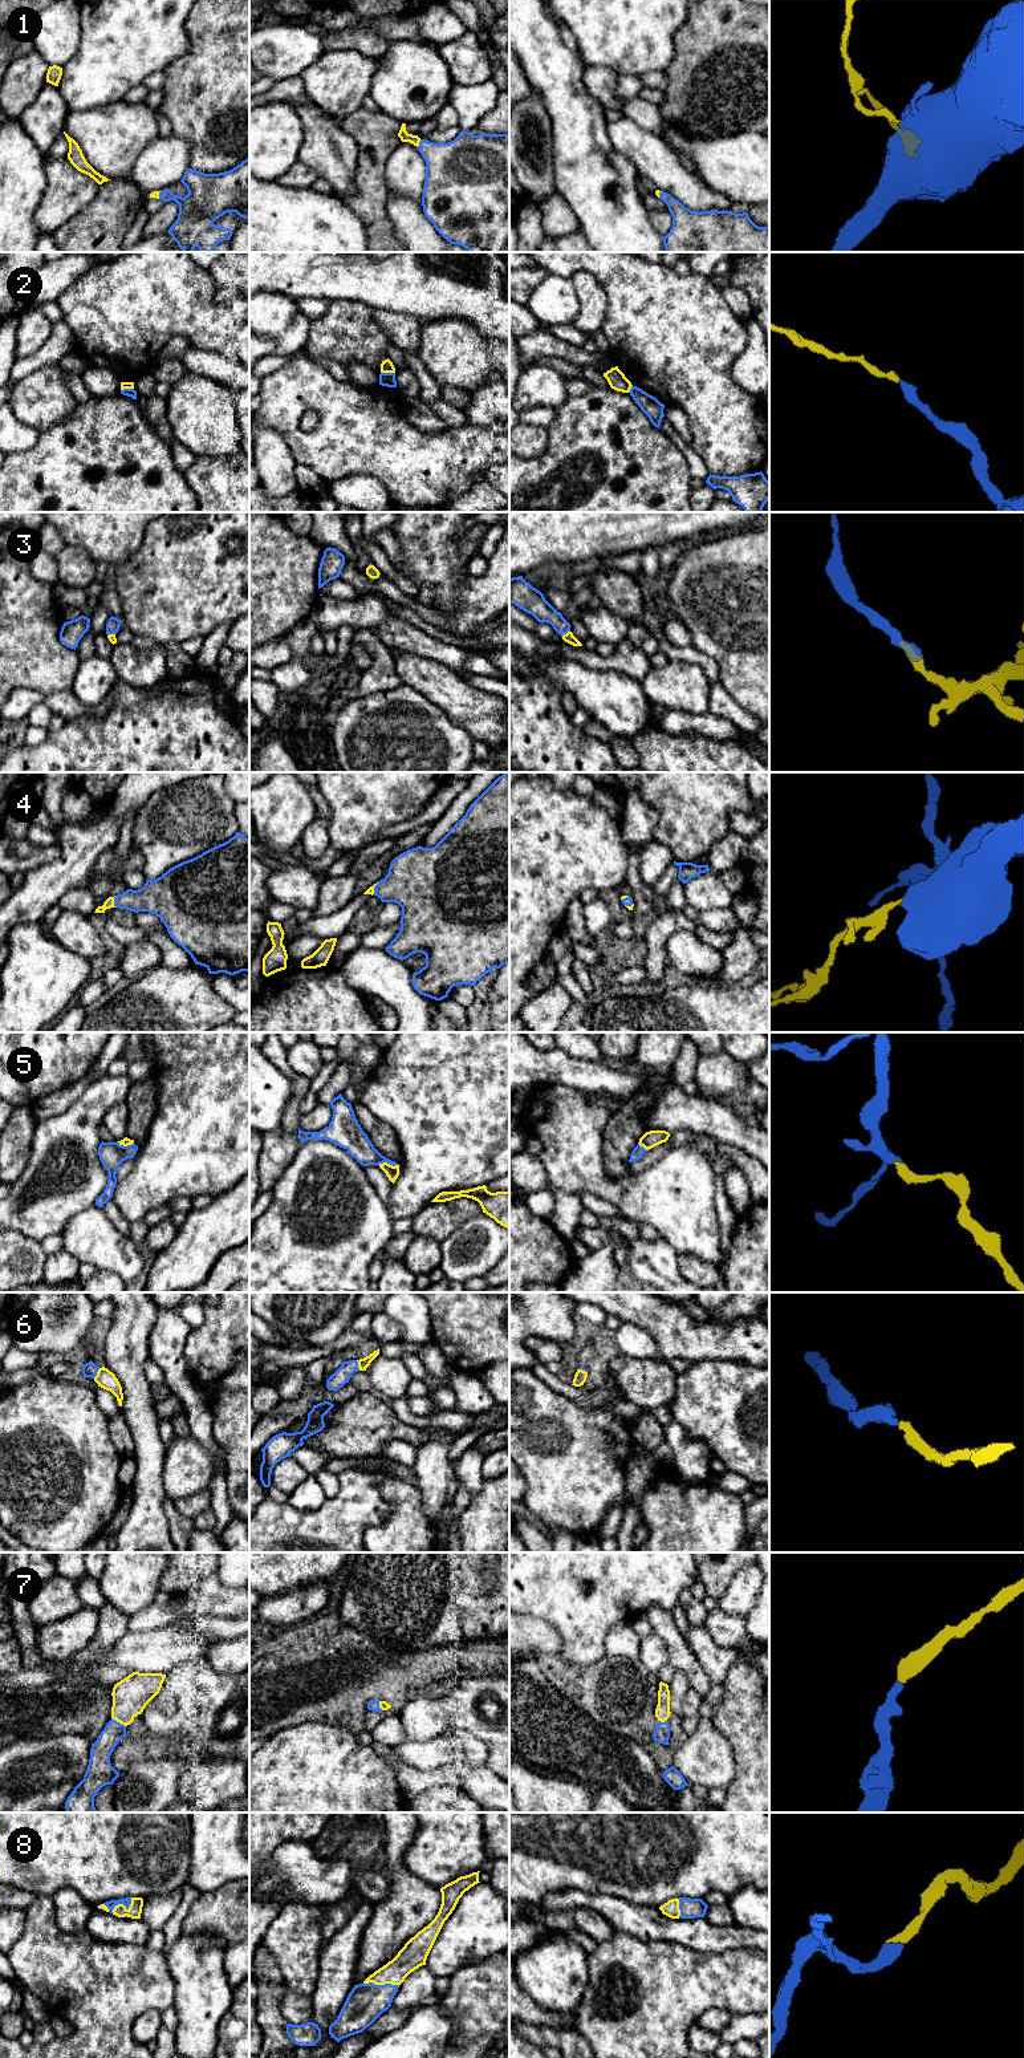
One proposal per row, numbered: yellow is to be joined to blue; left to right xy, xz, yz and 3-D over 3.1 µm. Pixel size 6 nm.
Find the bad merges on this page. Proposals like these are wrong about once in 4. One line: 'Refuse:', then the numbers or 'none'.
Refuse: 2

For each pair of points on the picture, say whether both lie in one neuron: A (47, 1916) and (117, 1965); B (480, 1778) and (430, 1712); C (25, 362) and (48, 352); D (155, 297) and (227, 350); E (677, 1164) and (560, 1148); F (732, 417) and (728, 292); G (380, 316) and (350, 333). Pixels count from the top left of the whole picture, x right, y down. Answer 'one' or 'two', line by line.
A: one
B: two
C: one
D: two
E: one
F: two
G: two

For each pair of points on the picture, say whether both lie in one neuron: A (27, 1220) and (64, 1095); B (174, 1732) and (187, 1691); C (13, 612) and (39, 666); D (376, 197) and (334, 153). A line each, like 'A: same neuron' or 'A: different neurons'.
A: different neurons
B: same neuron
C: same neuron
D: different neurons

